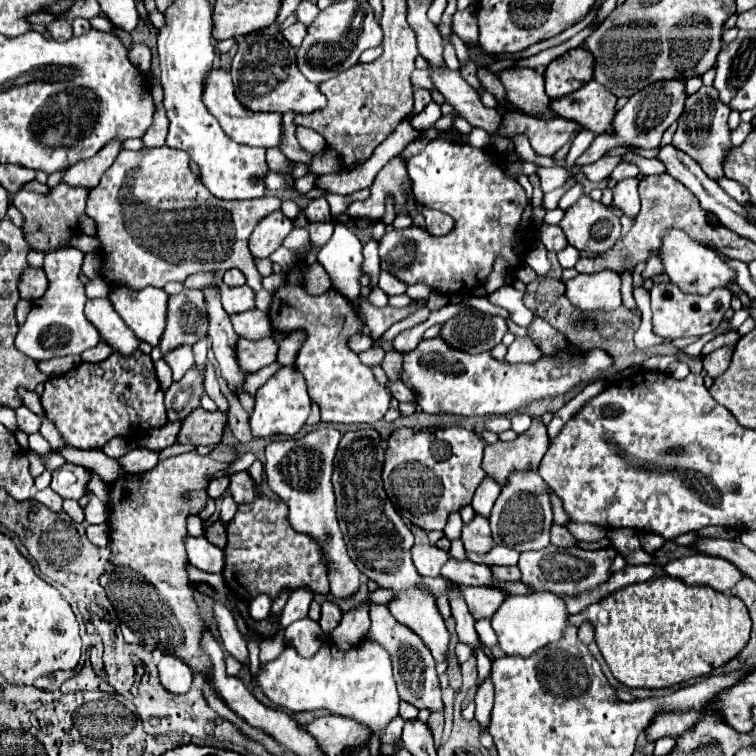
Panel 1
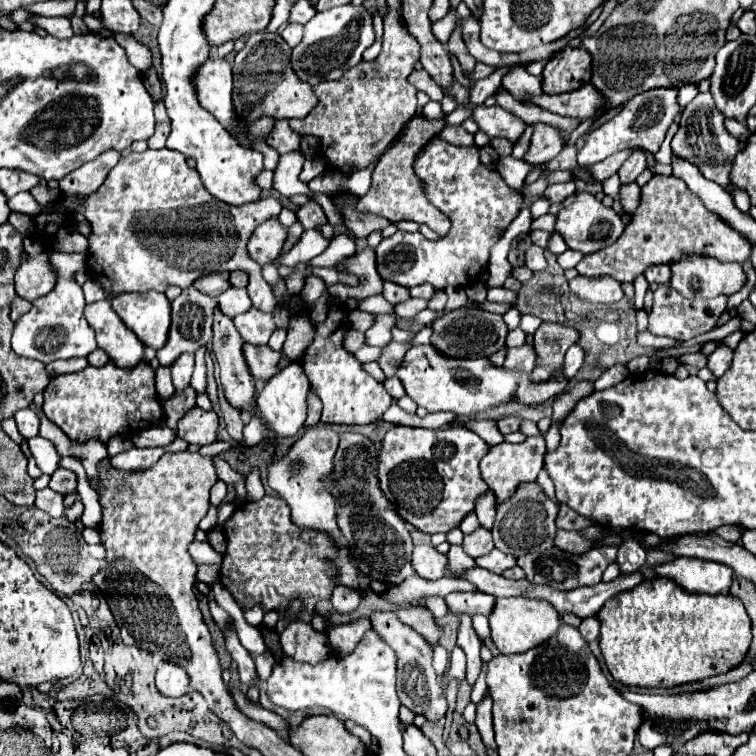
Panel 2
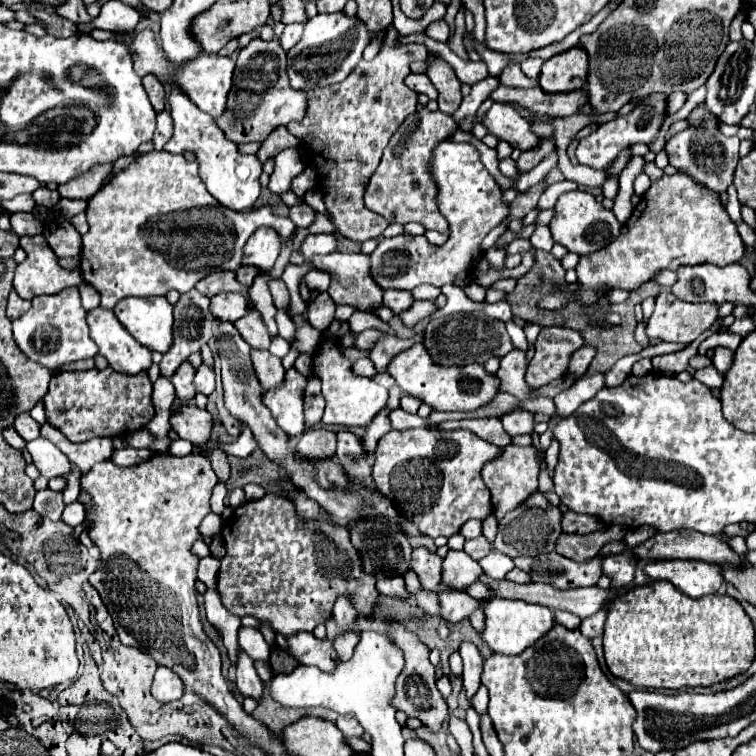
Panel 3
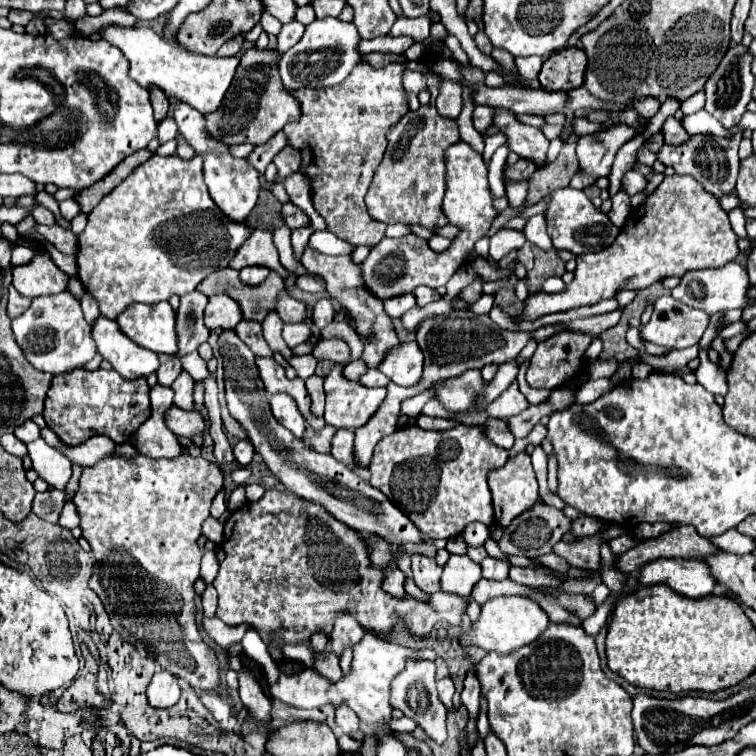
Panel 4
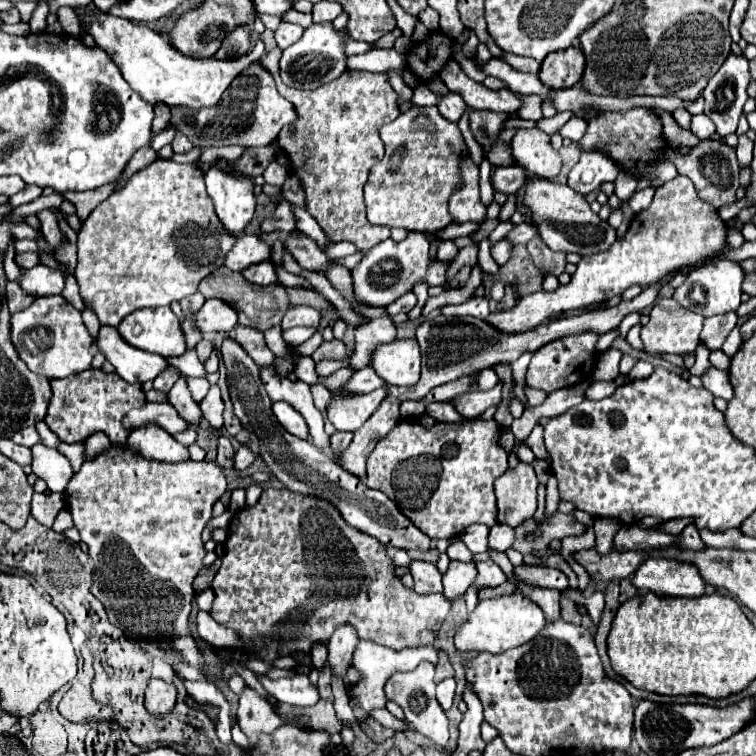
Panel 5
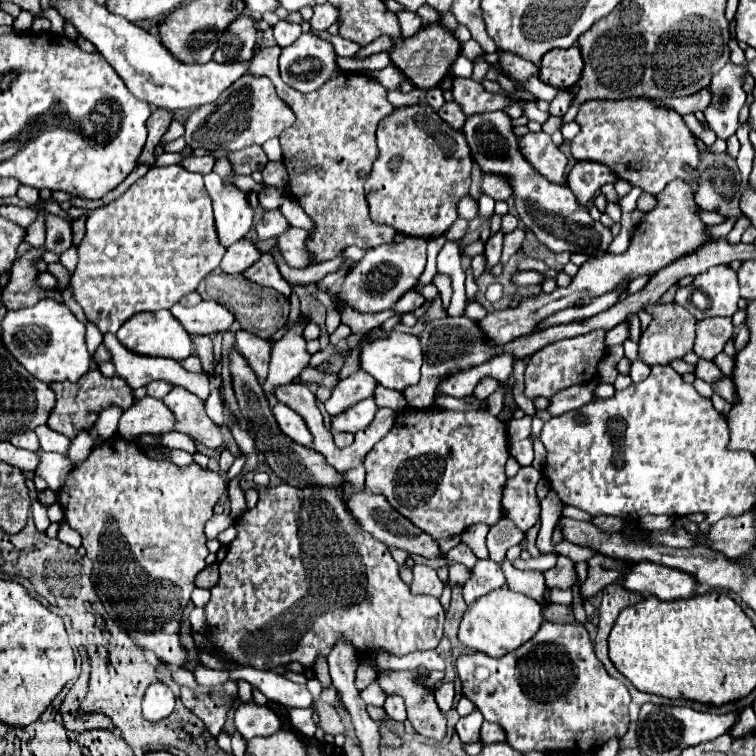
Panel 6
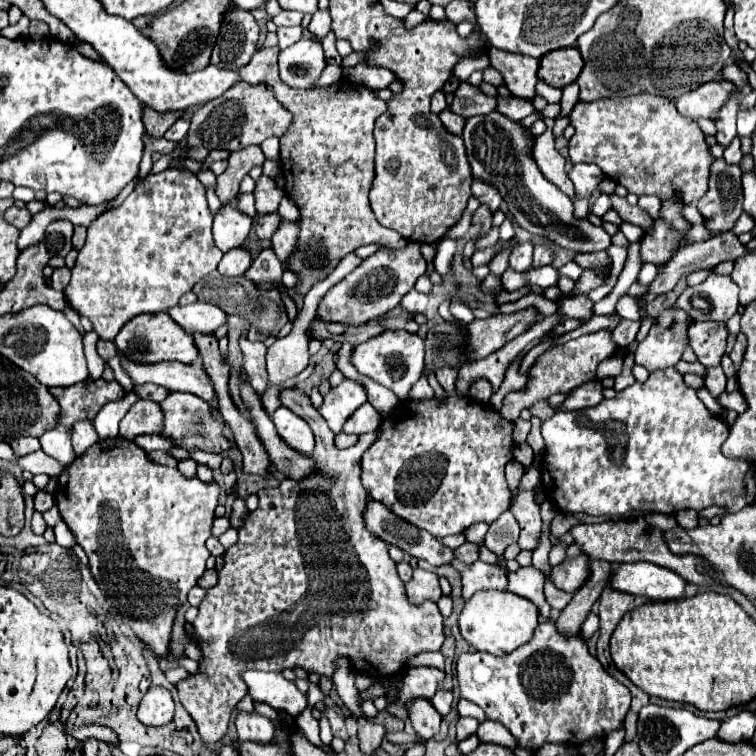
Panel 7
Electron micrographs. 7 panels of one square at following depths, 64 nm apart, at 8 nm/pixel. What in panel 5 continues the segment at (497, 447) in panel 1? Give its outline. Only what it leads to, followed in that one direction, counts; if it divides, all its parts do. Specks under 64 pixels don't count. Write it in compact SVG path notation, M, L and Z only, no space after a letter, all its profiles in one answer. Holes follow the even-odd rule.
M518 462L514 470L502 474L496 482L498 498L498 522L504 522L512 528L530 520L538 508L536 502L536 474L532 464Z

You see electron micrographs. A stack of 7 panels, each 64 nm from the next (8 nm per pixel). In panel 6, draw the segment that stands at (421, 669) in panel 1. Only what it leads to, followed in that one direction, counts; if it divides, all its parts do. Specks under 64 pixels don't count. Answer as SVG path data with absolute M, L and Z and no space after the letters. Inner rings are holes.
M416 670L412 674L382 672L382 676L378 676L378 684L384 694L398 694L404 698L408 720L420 736L426 736L430 740L442 740L446 736L446 718L436 706L434 694L414 680L418 672L422 670Z

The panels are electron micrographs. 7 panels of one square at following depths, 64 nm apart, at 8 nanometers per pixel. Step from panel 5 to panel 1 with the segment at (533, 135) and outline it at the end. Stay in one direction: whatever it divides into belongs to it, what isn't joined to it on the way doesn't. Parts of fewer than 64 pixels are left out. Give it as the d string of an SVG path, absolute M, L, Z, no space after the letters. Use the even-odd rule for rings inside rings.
M422 56L416 58L416 68L422 68L422 70L426 68L430 72L438 92L472 126L486 130L490 136L494 136L498 132L498 128L502 124L502 112L498 112L496 108L486 108L480 102L478 92L460 76L460 72L450 70L450 68L436 68L436 70L432 70Z

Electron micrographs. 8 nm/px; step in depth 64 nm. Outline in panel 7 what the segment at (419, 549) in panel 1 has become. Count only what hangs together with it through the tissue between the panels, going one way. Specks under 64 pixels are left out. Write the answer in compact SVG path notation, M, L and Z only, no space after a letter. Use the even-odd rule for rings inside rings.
M416 568L412 574L412 580L404 584L406 588L406 598L410 598L412 604L422 604L426 600L438 602L442 592L440 592L440 582L434 572Z

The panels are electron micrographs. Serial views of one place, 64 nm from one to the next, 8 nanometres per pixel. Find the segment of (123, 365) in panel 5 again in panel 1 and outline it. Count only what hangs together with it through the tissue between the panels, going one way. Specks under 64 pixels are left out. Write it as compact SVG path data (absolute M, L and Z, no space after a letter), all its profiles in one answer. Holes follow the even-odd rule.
M108 298L88 300L86 302L86 318L98 328L100 340L106 342L116 354L132 356L138 350L140 340L122 322L122 318L116 314L116 310L112 308L112 302Z

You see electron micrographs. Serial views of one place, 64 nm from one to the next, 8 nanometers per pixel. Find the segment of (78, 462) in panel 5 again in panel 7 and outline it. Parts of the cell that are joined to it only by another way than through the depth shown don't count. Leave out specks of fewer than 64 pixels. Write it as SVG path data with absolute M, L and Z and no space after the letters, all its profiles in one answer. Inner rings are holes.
M78 420L78 422L74 422L72 428L68 430L68 434L72 436L72 446L74 446L76 454L86 452L92 444L98 442L98 434L94 430L92 420Z

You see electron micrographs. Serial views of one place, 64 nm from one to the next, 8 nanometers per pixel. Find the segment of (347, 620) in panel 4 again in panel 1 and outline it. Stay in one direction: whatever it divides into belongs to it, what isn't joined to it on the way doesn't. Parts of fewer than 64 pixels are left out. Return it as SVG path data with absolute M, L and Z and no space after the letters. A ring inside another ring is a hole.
M320 426L308 432L304 438L290 438L286 442L272 442L266 448L266 464L264 472L268 478L268 486L272 492L280 496L290 508L290 524L294 530L312 536L320 542L326 558L330 560L330 594L334 600L352 598L360 588L360 572L350 560L346 552L346 544L336 520L336 504L334 504L334 490L332 490L332 462L336 456L336 448L342 434L334 428Z

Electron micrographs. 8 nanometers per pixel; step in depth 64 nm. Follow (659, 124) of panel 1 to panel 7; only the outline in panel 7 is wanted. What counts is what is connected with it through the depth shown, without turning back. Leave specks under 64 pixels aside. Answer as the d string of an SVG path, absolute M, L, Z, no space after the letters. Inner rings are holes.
M578 164L568 174L570 174L570 180L576 188L580 204L586 204L590 194L596 190L596 186L606 178L604 172L598 166L592 166L592 164Z

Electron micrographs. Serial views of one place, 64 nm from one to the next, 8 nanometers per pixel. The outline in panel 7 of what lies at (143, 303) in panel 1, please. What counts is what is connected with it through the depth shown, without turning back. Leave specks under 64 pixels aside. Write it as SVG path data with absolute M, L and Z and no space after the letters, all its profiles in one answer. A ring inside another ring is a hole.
M156 312L154 316L136 316L134 320L130 320L130 324L126 324L126 328L122 328L122 332L118 332L114 344L118 348L118 354L126 356L136 364L156 364L166 360L192 364L200 354L192 334L188 334L184 328L178 328L178 324L174 324L174 320L170 320L166 312Z

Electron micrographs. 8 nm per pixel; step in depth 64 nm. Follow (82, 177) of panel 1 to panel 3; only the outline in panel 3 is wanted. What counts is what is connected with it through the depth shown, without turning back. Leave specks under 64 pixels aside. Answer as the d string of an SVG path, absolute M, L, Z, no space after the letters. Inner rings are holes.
M106 164L106 166L102 166L102 168L94 170L94 172L84 174L84 178L78 178L74 182L62 184L58 188L60 198L82 198L82 200L90 200L96 194L100 182L108 176L110 170L112 170L112 164Z

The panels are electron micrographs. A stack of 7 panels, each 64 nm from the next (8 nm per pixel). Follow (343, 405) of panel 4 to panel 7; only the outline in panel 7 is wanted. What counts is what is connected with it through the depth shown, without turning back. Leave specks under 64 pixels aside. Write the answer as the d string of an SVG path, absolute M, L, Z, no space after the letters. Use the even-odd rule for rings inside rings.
M362 404L344 424L344 432L346 434L366 434L366 432L374 432L380 424L380 412L370 404Z

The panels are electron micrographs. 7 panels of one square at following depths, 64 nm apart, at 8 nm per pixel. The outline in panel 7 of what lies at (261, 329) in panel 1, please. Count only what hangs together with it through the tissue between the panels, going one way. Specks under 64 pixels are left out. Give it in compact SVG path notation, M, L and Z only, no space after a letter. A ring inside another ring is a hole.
M246 338L240 340L242 352L244 352L244 370L248 374L248 382L254 388L254 392L262 398L268 388L268 374L264 366L266 346L262 342L250 342Z

